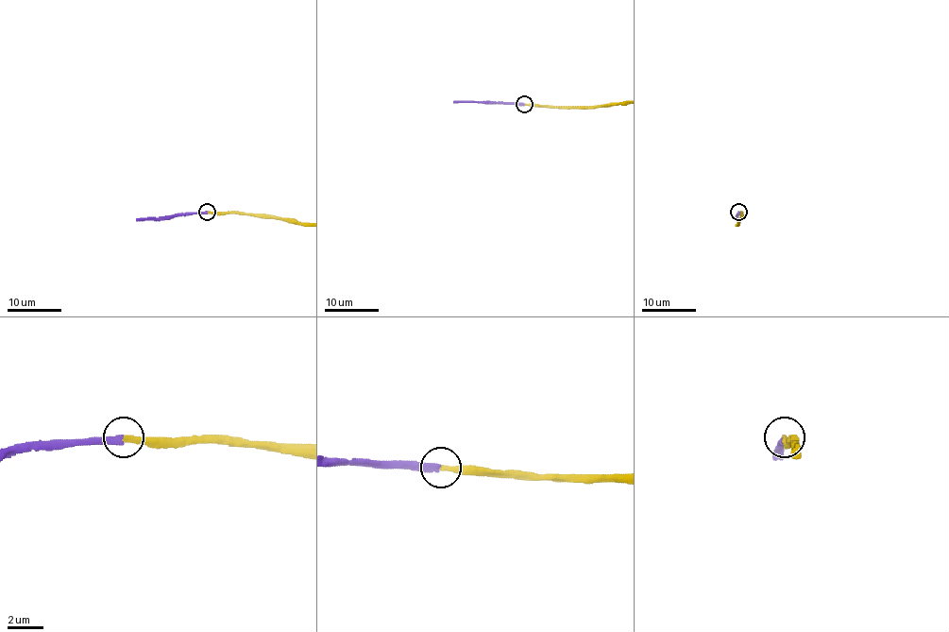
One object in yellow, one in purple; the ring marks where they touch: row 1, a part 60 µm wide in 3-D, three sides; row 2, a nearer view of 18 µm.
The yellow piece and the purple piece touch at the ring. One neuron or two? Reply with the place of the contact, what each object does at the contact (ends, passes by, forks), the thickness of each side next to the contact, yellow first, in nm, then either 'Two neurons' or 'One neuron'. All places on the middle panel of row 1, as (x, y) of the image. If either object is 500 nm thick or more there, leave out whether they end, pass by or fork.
Place: (524, 104). At the ring yellow ends. At the ring purple ends. Thickness 280 nm (yellow) against 360 nm. One neuron

